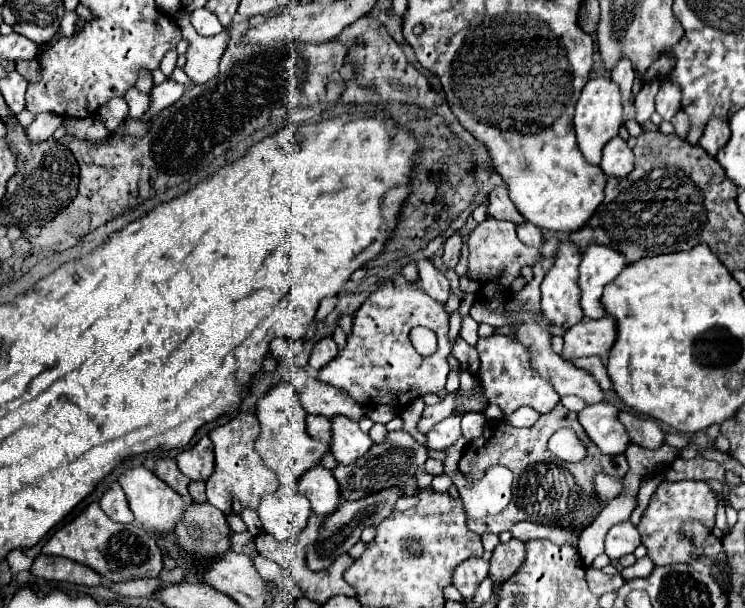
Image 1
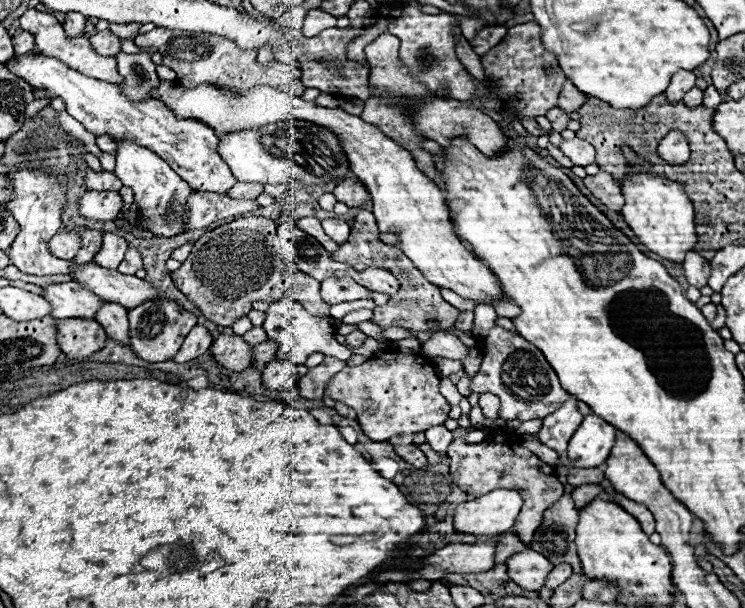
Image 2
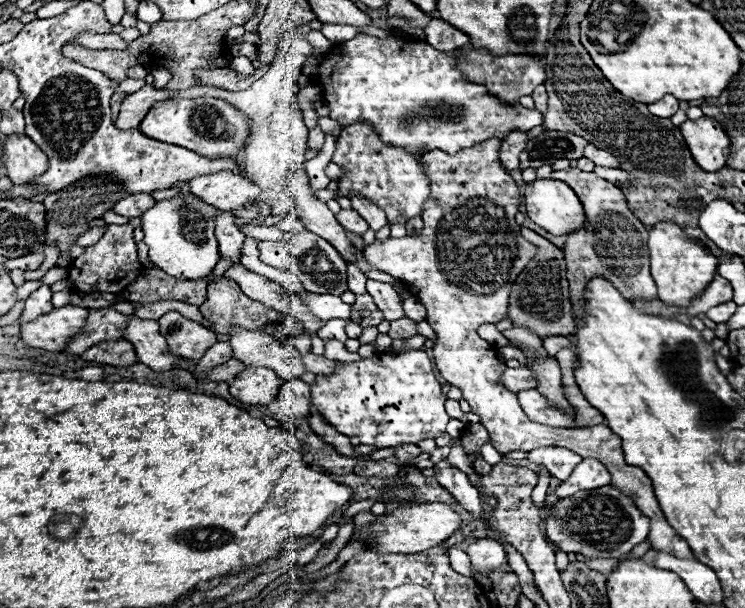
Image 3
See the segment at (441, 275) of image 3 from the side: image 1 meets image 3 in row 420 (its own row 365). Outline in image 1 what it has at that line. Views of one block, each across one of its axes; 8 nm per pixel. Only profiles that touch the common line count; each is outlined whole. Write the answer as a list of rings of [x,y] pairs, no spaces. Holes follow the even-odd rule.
[[[494,334],[488,338],[480,338],[476,350],[480,354],[480,378],[484,380],[486,398],[490,404],[500,406],[504,416],[512,414],[520,406],[532,406],[536,412],[546,414],[552,412],[554,406],[560,402],[560,396],[554,392],[552,384],[532,368],[530,350],[522,342],[512,340],[504,334]]]

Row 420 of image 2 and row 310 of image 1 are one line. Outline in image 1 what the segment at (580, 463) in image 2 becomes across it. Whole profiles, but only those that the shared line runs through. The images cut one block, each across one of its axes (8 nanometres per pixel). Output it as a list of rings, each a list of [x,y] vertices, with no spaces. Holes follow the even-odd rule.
[[[594,244],[584,252],[580,262],[580,306],[584,310],[584,316],[588,318],[604,318],[606,310],[600,304],[604,286],[610,284],[626,266],[624,256],[618,252],[612,252],[612,248],[604,248]]]

